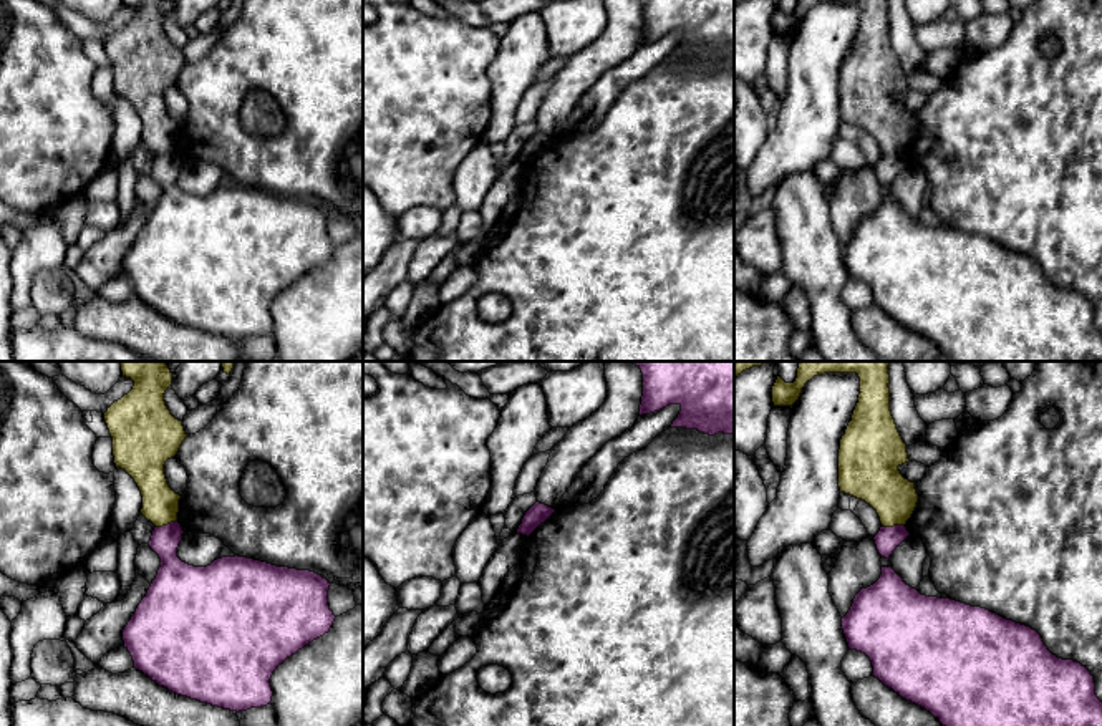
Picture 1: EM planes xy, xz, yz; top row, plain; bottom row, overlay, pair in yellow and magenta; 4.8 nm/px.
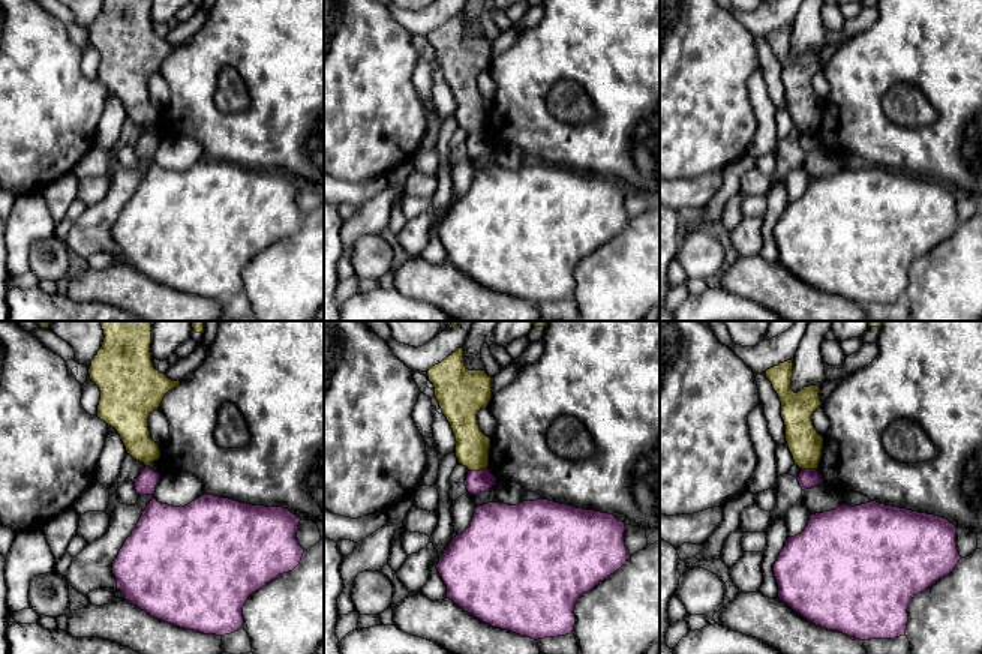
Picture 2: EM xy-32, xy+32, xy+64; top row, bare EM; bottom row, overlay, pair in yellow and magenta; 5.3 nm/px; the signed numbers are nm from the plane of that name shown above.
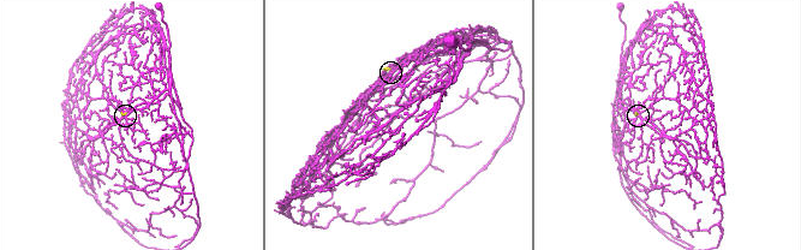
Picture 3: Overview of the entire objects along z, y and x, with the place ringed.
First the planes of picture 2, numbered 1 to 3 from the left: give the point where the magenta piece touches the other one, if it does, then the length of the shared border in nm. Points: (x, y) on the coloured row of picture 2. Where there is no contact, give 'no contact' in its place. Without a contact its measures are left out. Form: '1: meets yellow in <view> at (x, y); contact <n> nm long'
1: no contact
2: meets yellow in xy+32 at (477, 470); contact 100 nm long
3: meets yellow in xy+64 at (810, 468); contact 80 nm long

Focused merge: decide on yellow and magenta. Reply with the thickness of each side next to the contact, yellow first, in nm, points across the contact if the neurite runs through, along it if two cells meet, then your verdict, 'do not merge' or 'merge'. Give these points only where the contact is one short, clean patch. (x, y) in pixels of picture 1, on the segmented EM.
240/120 nm | do not merge

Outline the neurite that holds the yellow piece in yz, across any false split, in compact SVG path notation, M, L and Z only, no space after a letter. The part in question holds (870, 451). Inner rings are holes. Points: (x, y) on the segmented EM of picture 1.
M799 361L794 383L777 376L772 386L774 406L792 408L814 376L858 375L858 403L840 439L839 487L870 504L883 527L905 525L918 502L915 482L898 471L910 459L890 411L888 365L890 361Z

